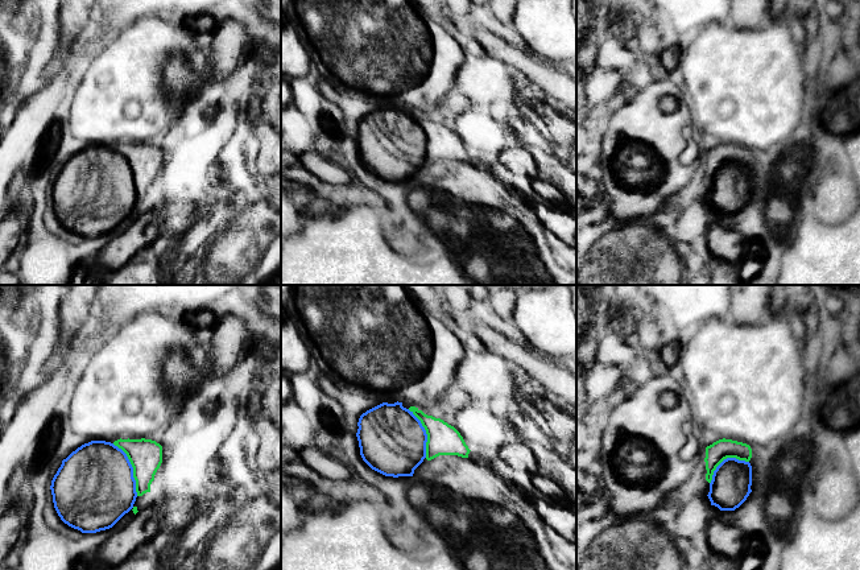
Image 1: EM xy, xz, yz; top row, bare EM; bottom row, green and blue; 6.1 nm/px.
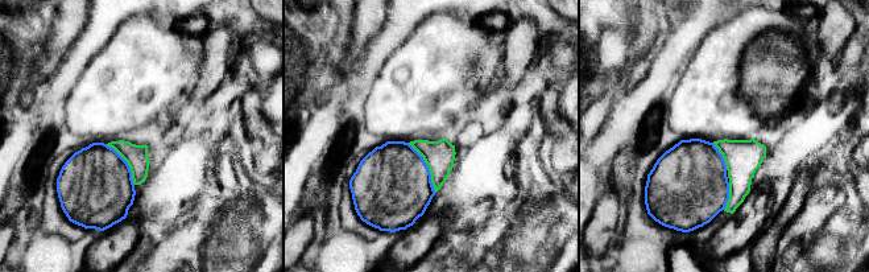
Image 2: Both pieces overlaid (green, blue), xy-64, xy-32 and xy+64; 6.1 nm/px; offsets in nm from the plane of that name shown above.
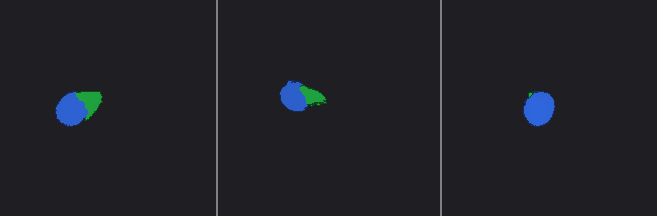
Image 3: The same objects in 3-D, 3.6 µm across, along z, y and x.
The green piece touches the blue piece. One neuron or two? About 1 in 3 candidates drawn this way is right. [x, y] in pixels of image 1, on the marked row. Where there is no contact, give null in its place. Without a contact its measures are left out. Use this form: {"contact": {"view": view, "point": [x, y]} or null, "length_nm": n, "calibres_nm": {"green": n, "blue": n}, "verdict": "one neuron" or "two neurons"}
{"contact": {"view": "xy", "point": [133, 469]}, "length_nm": 360, "calibres_nm": {"green": 200, "blue": 480}, "verdict": "one neuron"}

